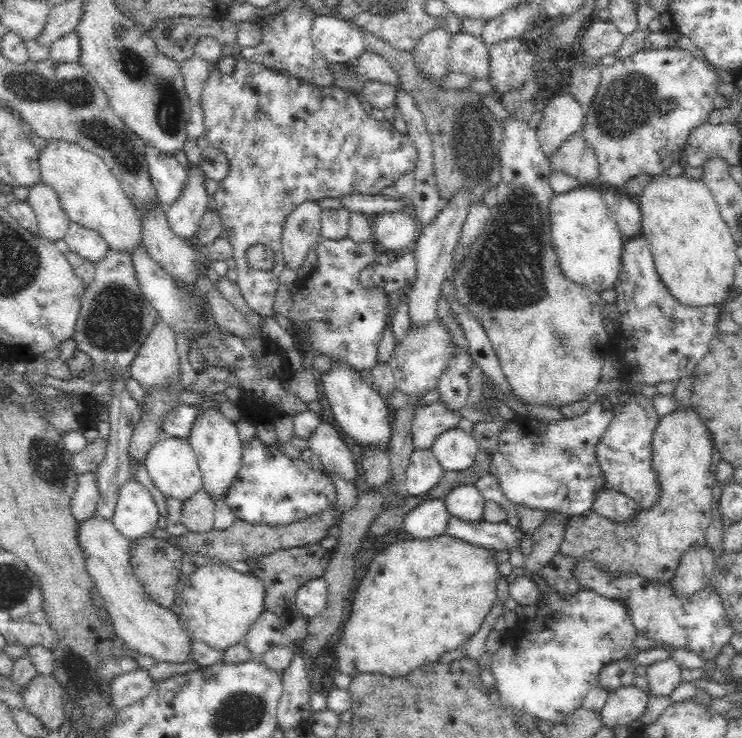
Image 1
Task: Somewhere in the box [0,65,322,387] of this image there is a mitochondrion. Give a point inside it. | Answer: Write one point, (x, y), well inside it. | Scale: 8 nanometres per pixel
(77, 92)

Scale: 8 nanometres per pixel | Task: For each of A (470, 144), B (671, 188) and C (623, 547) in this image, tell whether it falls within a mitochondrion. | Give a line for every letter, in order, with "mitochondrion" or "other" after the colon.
A: mitochondrion
B: other
C: mitochondrion

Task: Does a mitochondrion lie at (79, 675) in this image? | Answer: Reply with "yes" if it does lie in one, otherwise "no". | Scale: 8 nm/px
yes

